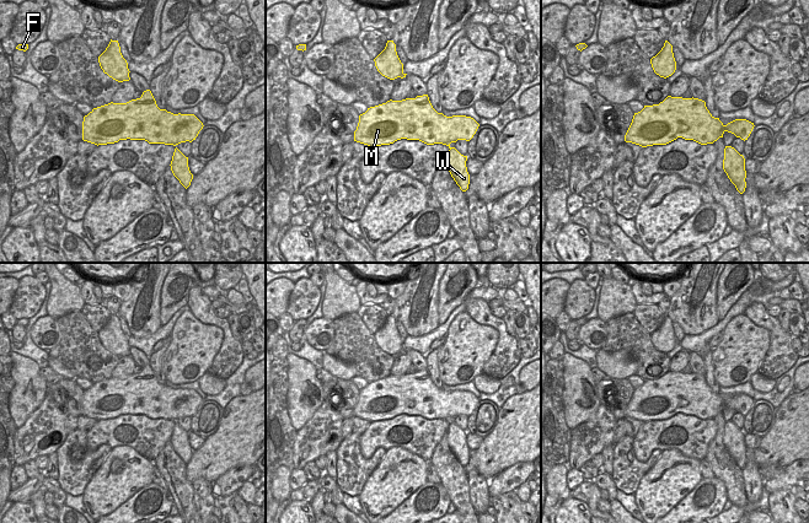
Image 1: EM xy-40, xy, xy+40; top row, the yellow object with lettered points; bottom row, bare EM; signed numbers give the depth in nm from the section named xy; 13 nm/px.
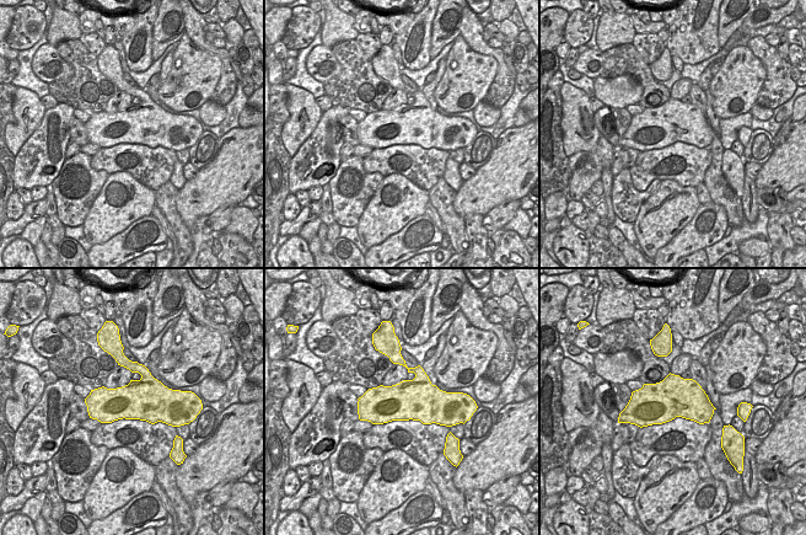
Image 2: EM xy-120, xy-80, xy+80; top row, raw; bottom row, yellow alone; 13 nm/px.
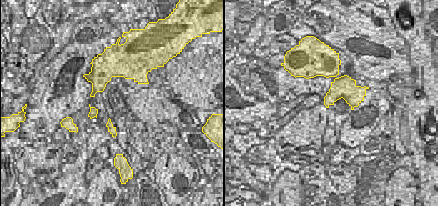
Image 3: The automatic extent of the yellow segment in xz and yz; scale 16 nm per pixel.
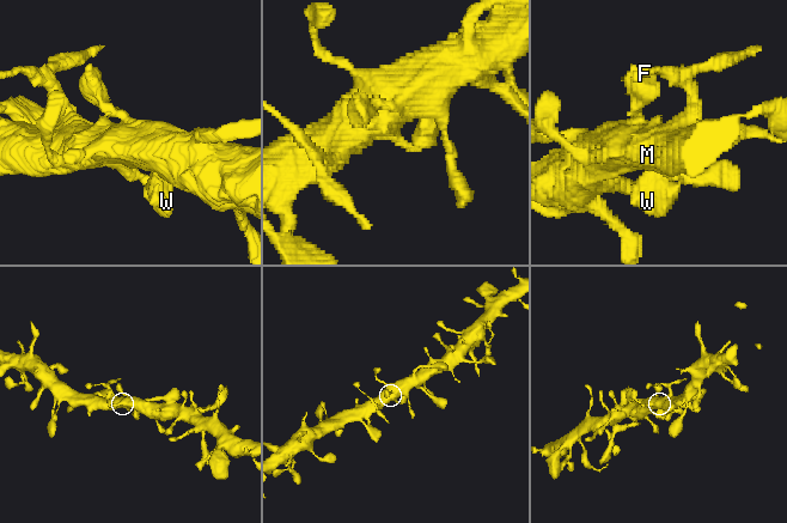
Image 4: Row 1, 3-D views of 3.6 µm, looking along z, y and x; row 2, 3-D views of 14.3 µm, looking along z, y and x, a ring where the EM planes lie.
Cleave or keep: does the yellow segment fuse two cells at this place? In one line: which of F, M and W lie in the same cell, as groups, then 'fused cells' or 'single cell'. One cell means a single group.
groups F M W; single cell

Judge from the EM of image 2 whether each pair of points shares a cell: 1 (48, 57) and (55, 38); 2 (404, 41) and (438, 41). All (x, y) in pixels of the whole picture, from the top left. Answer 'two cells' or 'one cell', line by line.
1: two cells
2: two cells

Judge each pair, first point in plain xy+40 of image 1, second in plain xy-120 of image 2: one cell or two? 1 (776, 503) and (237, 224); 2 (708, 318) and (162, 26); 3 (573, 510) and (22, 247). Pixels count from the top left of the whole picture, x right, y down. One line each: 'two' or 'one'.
1: two
2: two
3: one

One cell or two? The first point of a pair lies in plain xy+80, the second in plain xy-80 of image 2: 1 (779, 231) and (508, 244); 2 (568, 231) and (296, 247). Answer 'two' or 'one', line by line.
1: one
2: one

